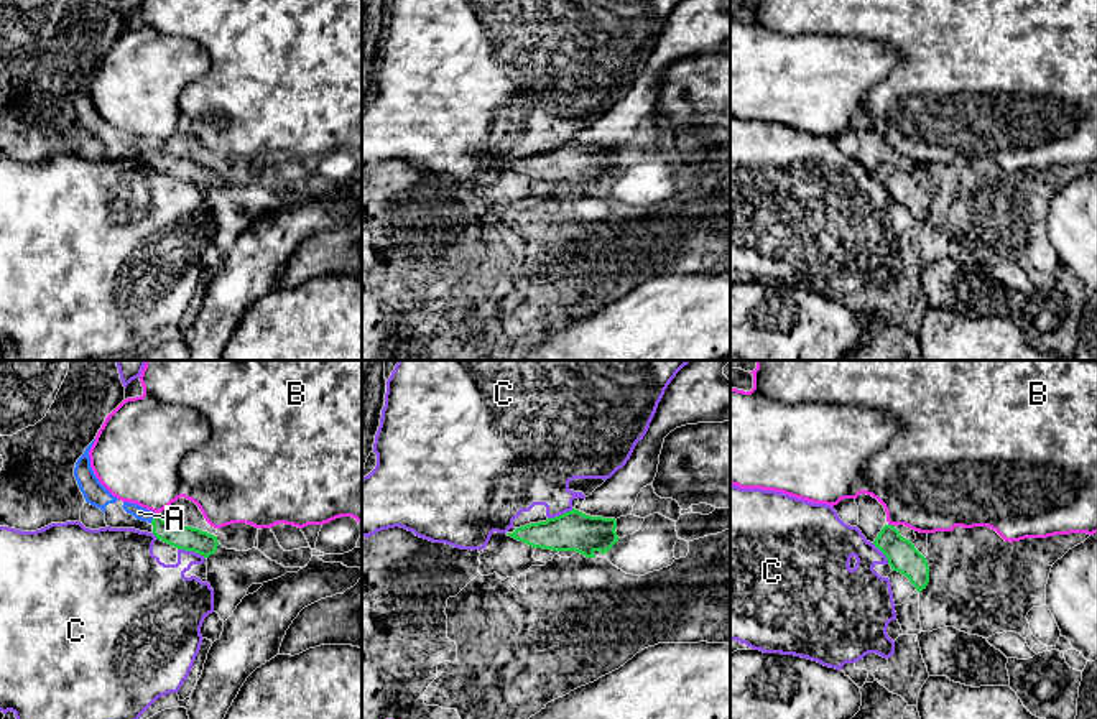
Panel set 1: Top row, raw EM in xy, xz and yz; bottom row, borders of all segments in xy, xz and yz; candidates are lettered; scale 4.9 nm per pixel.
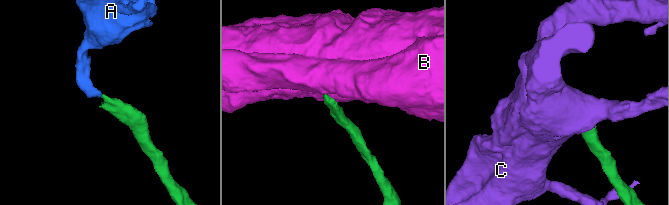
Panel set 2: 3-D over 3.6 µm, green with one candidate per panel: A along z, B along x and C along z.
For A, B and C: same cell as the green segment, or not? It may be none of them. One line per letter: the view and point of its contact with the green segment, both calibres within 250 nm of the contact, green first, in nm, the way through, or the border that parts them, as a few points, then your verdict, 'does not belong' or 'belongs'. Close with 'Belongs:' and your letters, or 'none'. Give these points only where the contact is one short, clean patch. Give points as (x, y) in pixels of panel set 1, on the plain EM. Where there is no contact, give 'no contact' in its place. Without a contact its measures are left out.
A: meets green in xy at (153, 150); 120 nm thick on the green side, 70 nm on the other; runs through xy (188, 170), (166, 163), (153, 150), (138, 143); belongs
B: meets green in yz at (892, 157); 150 nm thick on the green side, 440 nm on the other; does not belong
C: meets green in xy at (191, 181); 120 nm thick on the green side, 280 nm on the other; border along xy (178, 180), (196, 183), (204, 190); does not belong
Belongs: A

